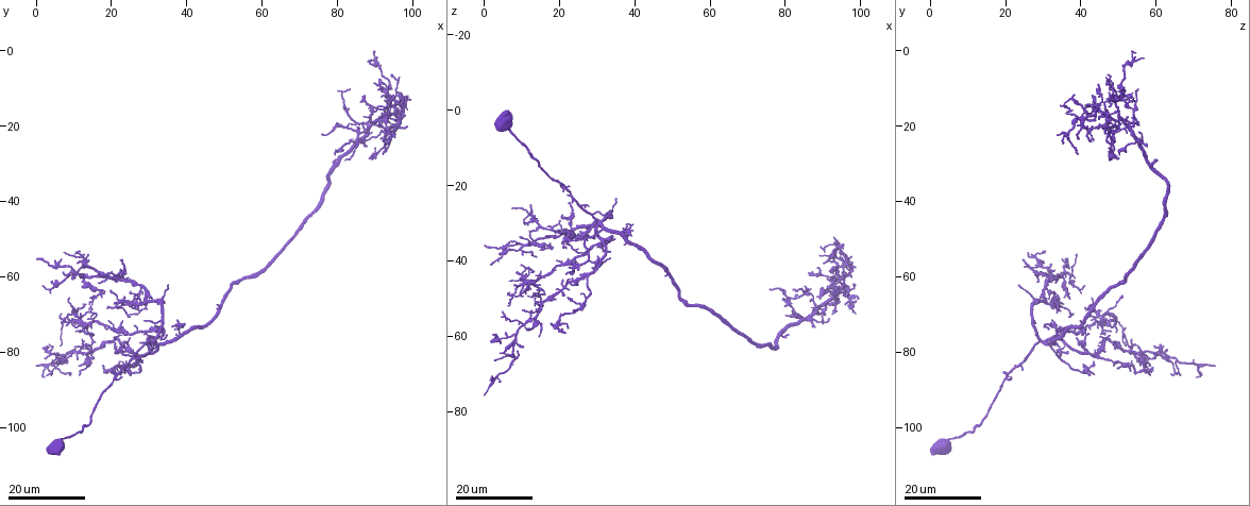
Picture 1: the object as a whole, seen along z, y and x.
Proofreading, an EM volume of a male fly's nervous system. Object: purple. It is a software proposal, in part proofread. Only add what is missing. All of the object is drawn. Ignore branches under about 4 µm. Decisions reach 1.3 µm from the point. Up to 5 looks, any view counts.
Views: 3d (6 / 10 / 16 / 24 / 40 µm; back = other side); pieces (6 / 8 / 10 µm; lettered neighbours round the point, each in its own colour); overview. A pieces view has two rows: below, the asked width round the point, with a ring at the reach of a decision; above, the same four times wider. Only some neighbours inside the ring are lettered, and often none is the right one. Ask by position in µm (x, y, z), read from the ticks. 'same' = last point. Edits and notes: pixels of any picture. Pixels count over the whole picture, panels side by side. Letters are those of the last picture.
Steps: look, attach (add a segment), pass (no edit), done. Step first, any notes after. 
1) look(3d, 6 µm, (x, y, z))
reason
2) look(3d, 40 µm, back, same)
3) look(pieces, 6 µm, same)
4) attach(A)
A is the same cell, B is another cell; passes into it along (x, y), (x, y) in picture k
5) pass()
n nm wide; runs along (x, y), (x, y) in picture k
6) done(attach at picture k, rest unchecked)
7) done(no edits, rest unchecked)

look(3d, 16 µm, (11.0, 79.0, 62.5))

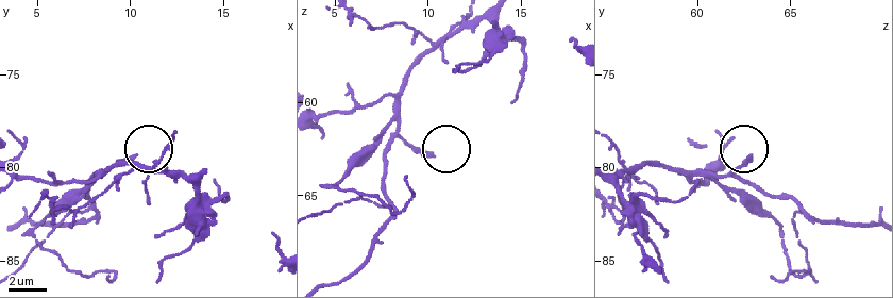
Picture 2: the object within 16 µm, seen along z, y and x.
look(pieces, 8 µm, (10.3, 79.5, 62.7))

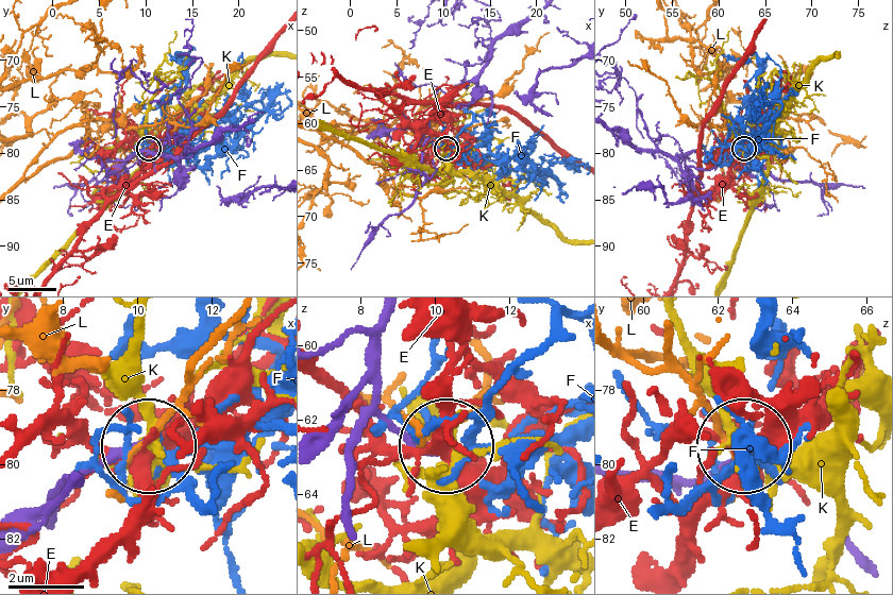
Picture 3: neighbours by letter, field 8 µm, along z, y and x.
pass()
250 nm wide; E, F, K and L are other cells; none of them fits

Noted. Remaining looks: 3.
look(3d, 16 µm, (91.5, 23.0, 39.5))
branch stops here

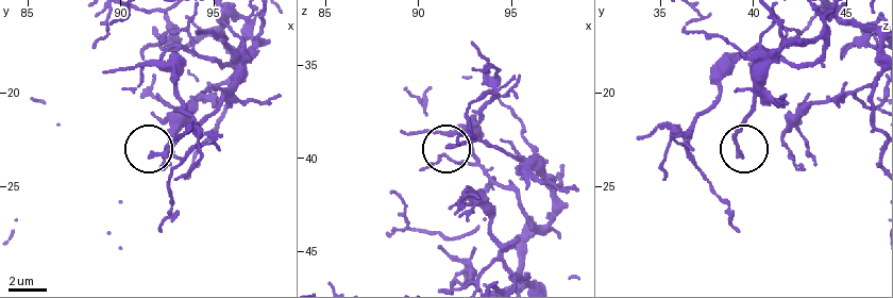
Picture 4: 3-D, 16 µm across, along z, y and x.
look(pieces, 10 µm, (91.7, 23.4, 39.4))

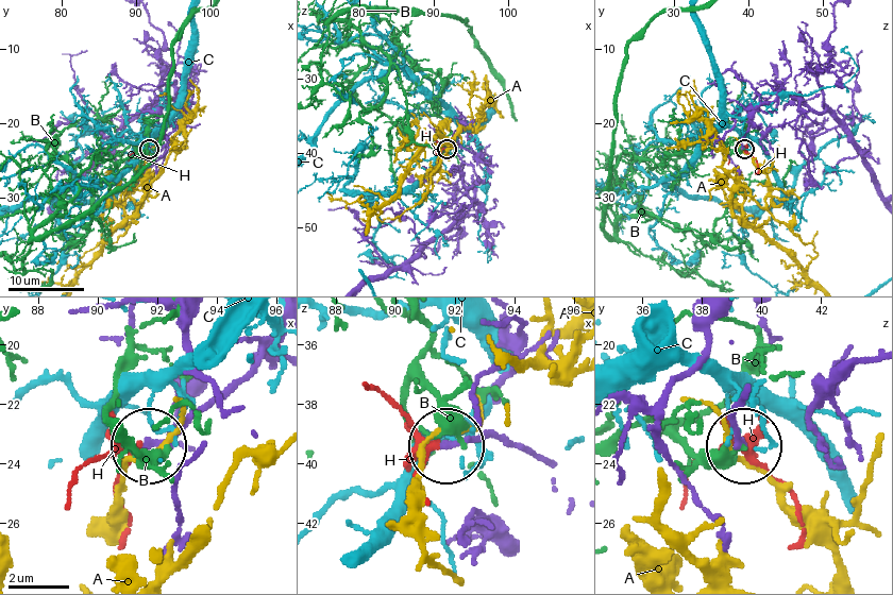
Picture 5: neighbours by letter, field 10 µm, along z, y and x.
attach(H)
H is the same cell, A, B and C are other cells; passes into it along (745, 392), (733, 427), (791, 496), (802, 526), (789, 547) in picture 5; the cell continues

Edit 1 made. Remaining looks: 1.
done(attach at picture 5, rest unchecked)

